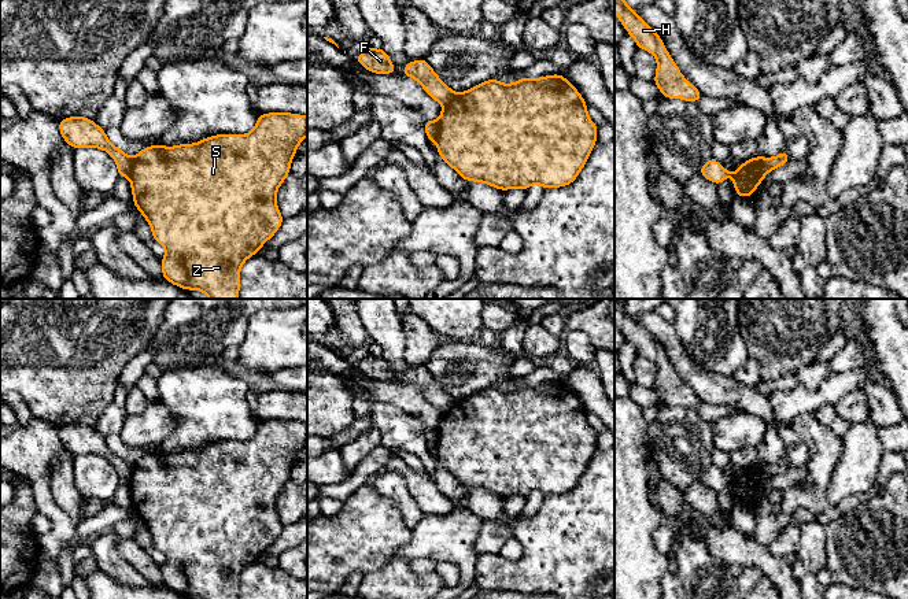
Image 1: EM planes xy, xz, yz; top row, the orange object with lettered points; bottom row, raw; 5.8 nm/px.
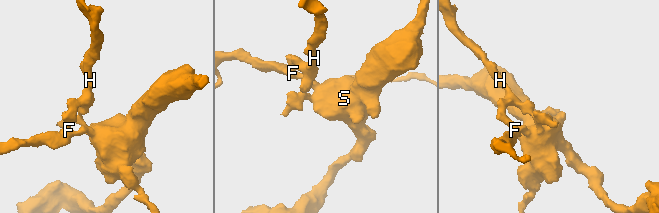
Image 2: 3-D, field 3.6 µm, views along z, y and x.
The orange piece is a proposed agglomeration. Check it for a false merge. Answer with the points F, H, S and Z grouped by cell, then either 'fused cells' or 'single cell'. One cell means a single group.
F H / S Z | fused cells

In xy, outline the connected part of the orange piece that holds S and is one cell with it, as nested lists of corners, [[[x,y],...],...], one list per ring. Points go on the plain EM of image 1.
[[[259,421],[248,441],[215,441],[196,451],[150,452],[132,465],[133,511],[166,557],[163,585],[182,596],[239,599],[240,574],[274,543],[284,525],[276,500],[289,482],[296,454],[307,443],[307,424]]]

